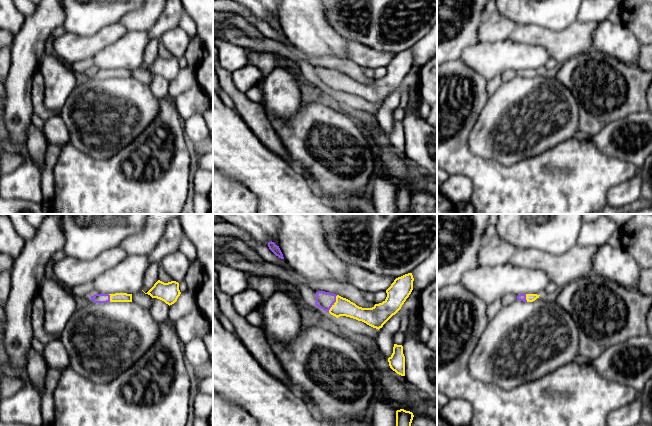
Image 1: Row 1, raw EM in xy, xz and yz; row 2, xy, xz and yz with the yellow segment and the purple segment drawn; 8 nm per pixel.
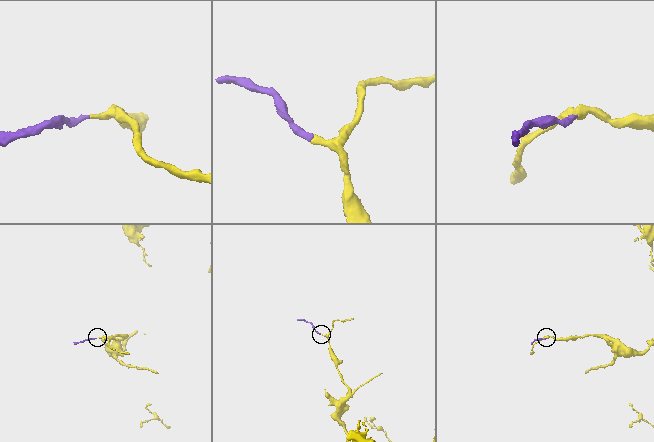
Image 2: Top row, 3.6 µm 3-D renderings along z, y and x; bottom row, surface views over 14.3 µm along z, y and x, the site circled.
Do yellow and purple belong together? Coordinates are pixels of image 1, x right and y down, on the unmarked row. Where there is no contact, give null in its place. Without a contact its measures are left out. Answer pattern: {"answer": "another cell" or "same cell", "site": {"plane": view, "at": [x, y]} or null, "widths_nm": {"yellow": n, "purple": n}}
{"answer": "same cell", "site": {"plane": "xz", "at": [334, 79]}, "widths_nm": {"yellow": 140, "purple": 140}}

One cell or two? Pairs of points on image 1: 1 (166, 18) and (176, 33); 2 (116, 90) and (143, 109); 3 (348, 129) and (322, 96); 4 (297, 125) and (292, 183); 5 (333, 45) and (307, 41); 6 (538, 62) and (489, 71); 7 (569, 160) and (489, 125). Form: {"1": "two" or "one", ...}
{"1": "two", "2": "one", "3": "two", "4": "two", "5": "one", "6": "one", "7": "two"}

